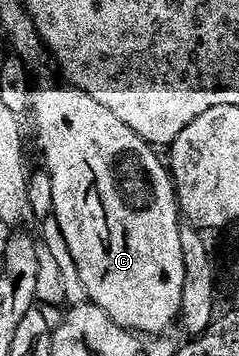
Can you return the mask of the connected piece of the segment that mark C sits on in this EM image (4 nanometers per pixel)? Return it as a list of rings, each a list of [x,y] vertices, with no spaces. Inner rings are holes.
[[[60,86],[61,88],[45,88],[41,93],[34,95],[31,100],[31,117],[37,123],[37,140],[45,151],[45,164],[51,187],[54,191],[54,208],[52,215],[59,222],[59,230],[63,230],[63,238],[67,238],[67,250],[71,250],[71,258],[75,258],[75,266],[79,270],[79,278],[85,287],[85,295],[90,301],[103,309],[121,328],[127,328],[130,332],[142,334],[165,334],[169,327],[178,323],[181,315],[181,303],[183,302],[183,280],[185,267],[183,266],[183,242],[181,230],[183,217],[177,202],[177,189],[174,185],[170,169],[156,156],[154,145],[139,138],[127,122],[119,122],[111,110],[103,102],[95,102],[83,90]]]

